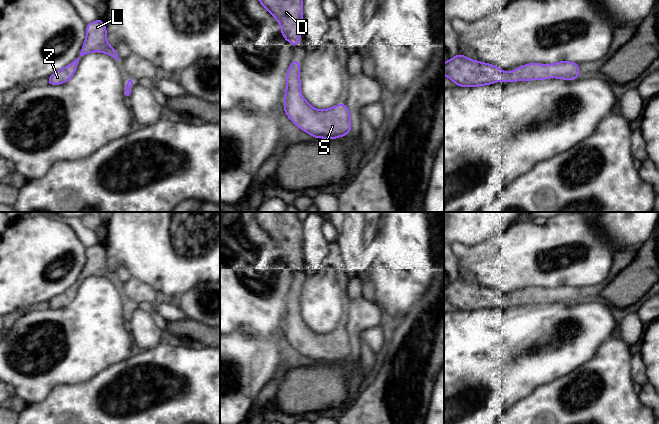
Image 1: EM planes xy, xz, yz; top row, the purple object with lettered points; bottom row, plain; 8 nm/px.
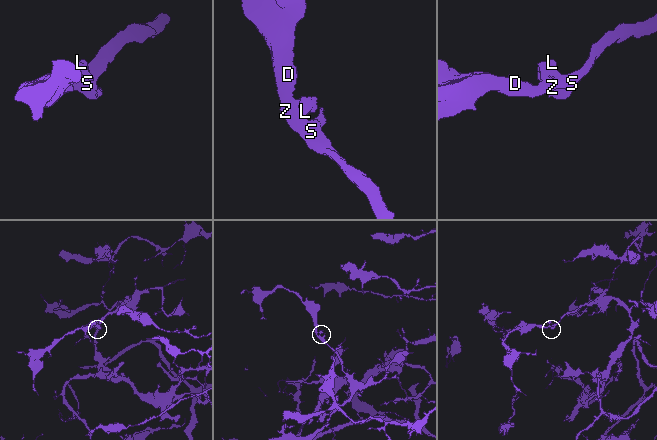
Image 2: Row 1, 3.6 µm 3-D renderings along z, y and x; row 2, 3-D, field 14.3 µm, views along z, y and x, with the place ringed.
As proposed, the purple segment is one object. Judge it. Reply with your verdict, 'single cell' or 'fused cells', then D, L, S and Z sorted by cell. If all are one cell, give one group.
single cell | D L S Z

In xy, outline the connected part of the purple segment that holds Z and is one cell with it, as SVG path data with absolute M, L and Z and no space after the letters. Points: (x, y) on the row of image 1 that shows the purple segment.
M101 19L87 24L86 26L86 39L82 46L80 56L76 58L71 64L54 72L48 79L47 83L52 85L59 85L67 82L74 75L79 58L90 52L103 52L116 60L119 60L117 51L108 45L106 26Z

